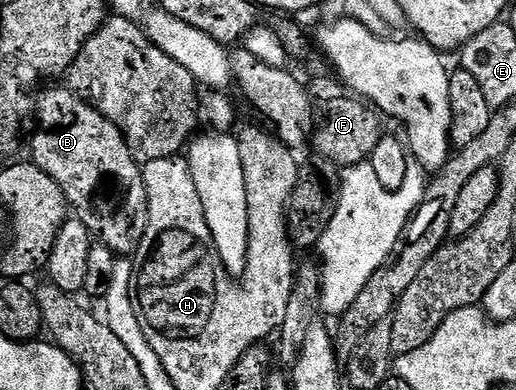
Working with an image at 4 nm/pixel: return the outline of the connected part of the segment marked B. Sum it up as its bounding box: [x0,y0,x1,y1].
[29,86,149,257]

